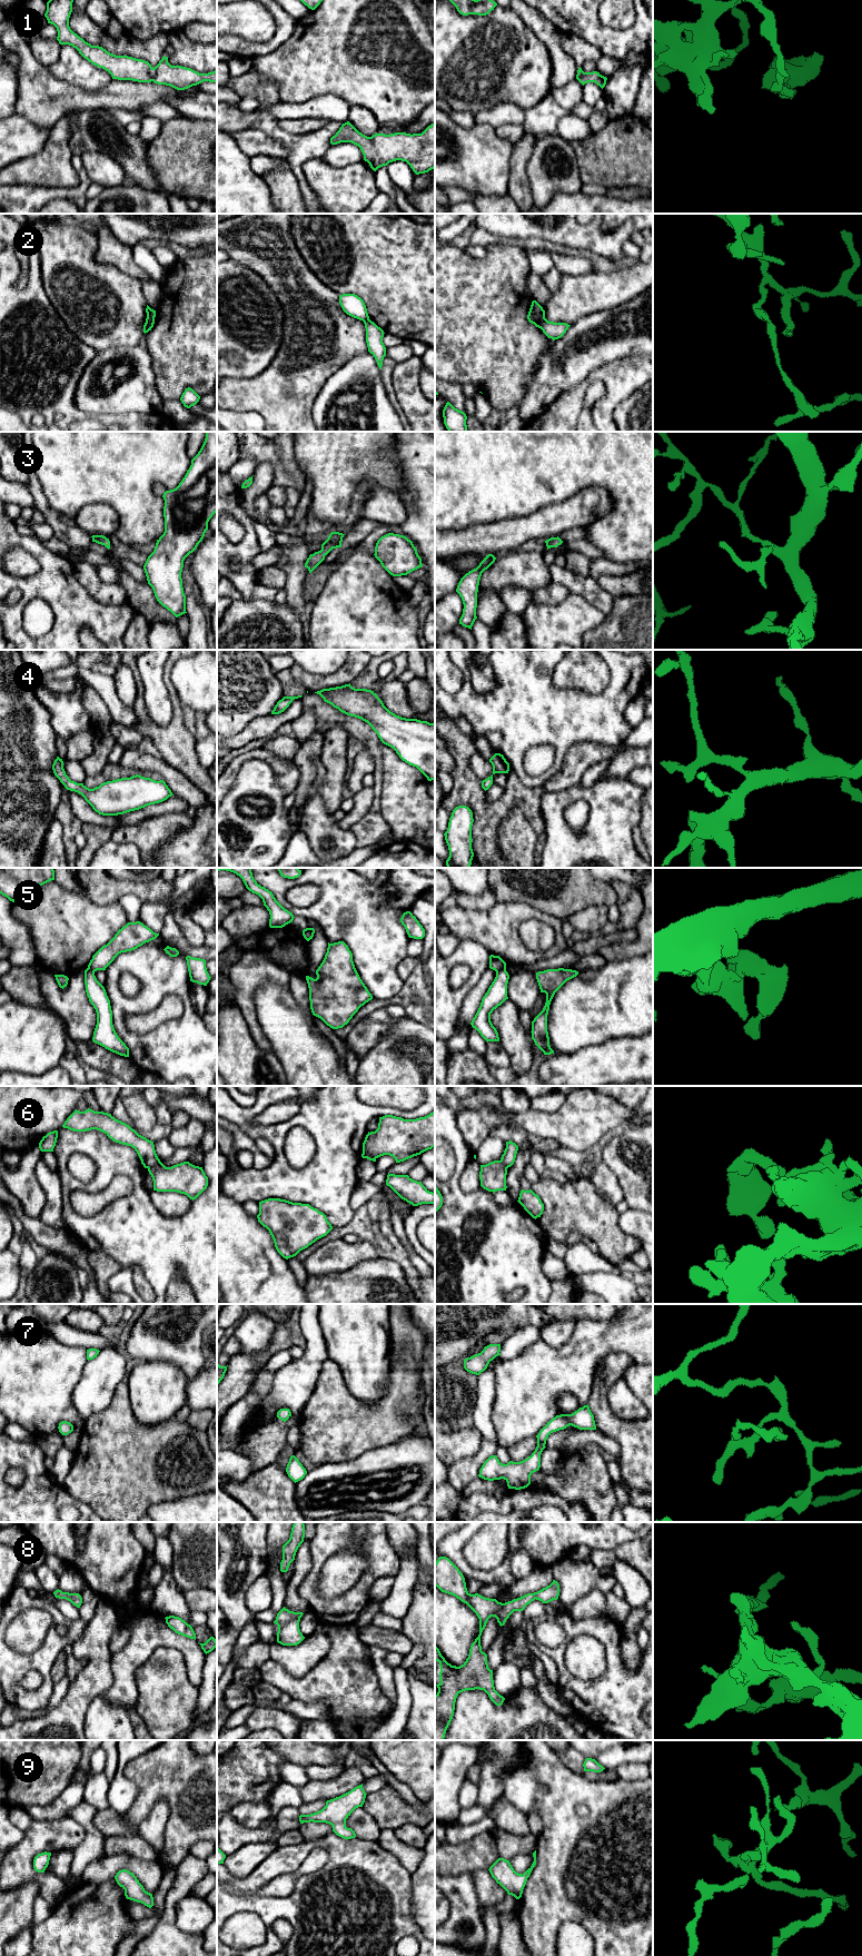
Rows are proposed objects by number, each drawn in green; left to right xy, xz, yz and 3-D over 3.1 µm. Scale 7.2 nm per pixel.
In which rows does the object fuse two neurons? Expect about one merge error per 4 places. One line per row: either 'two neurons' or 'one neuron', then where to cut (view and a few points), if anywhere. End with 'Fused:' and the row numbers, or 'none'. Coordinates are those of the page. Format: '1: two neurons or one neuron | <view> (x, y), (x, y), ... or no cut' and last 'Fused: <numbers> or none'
1: one neuron | no cut
2: two neurons | xy (151, 309), (145, 332)
3: one neuron | no cut
4: one neuron | no cut
5: two neurons | yz (505, 967), (496, 971)
6: two neurons | xy (160, 1162), (148, 1168)
7: one neuron | no cut
8: one neuron | no cut
9: one neuron | no cut
Fused: 2, 5, 6

